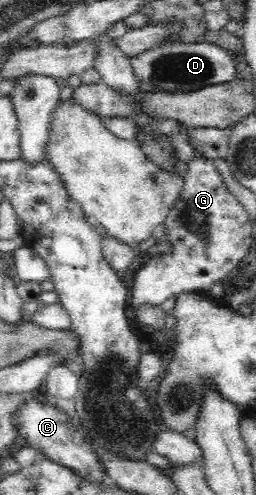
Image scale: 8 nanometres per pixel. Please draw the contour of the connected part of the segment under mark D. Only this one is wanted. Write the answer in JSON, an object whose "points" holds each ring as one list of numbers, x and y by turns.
{"points":[[176,38,166,40,154,46,152,49,142,51,129,58,136,82,146,83,156,91,186,94,210,85,219,85,232,81,235,77,236,66,234,58,214,42,200,40,197,42,185,42]]}

